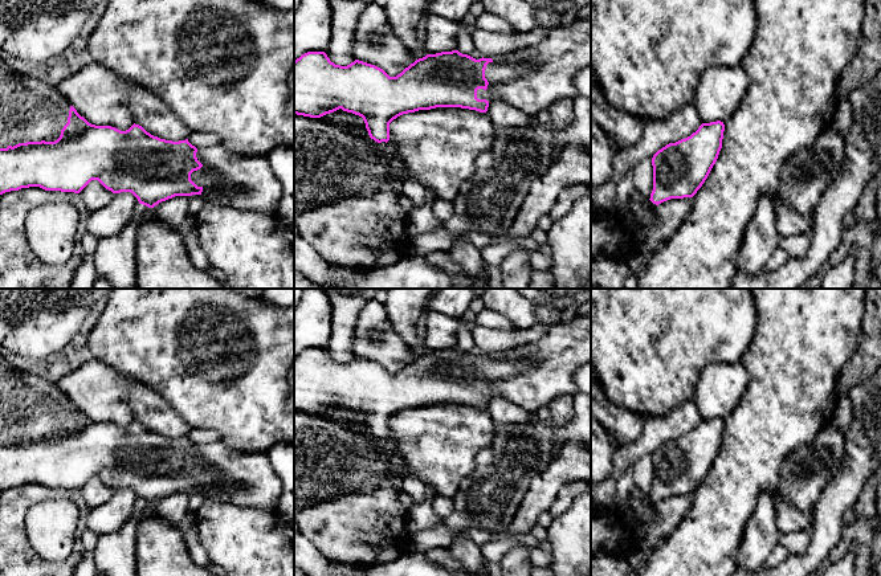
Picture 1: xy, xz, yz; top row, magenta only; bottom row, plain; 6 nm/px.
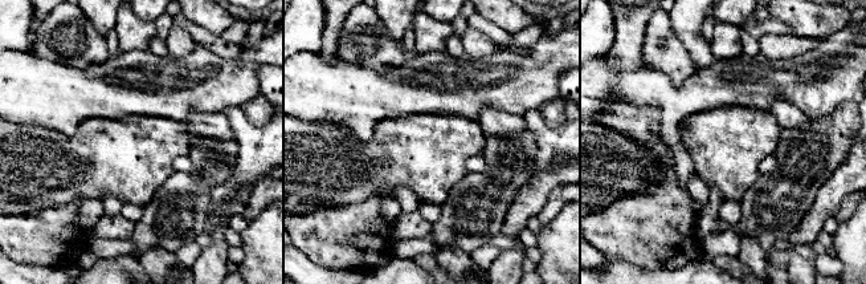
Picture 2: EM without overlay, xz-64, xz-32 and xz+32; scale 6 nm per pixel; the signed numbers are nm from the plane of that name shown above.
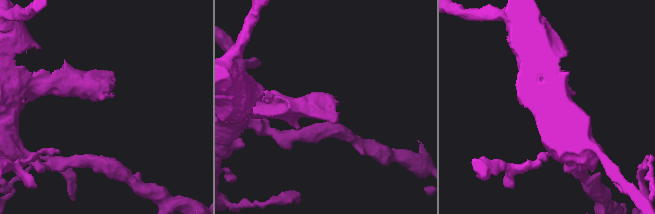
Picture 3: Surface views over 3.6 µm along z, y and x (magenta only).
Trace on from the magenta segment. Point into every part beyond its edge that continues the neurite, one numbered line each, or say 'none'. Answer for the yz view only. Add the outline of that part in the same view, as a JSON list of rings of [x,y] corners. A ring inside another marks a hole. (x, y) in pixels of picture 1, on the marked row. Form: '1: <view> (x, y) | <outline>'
none

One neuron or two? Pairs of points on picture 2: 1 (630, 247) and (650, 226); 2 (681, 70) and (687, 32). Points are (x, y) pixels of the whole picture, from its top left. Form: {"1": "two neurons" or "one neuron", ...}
{"1": "one neuron", "2": "two neurons"}

